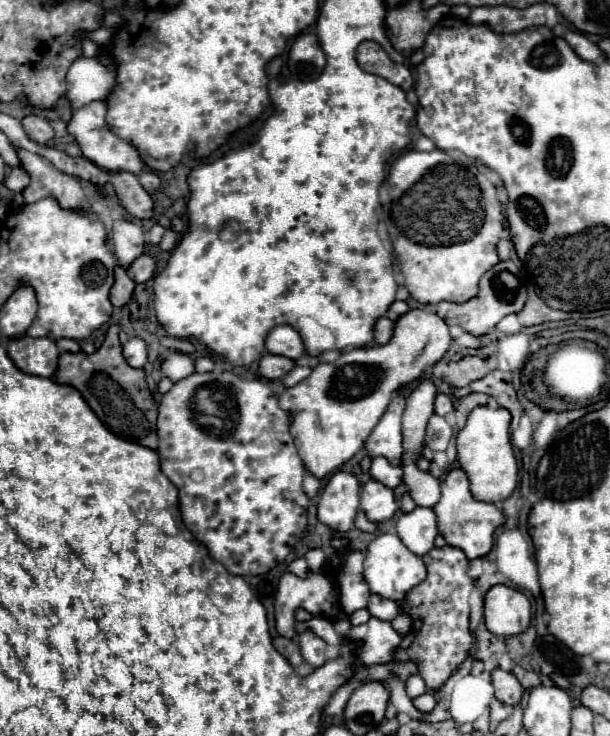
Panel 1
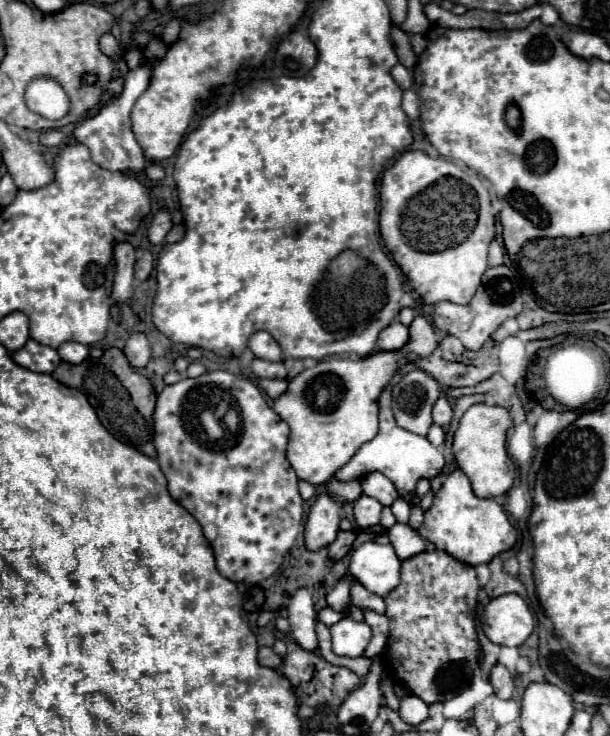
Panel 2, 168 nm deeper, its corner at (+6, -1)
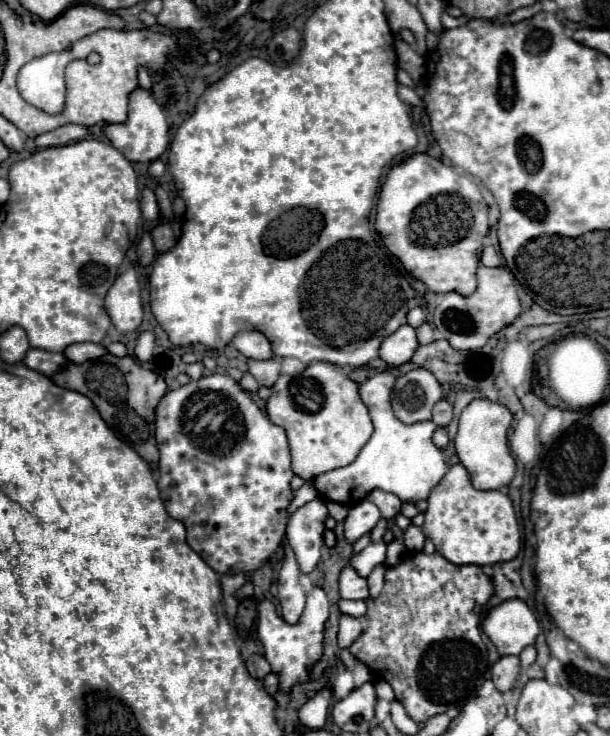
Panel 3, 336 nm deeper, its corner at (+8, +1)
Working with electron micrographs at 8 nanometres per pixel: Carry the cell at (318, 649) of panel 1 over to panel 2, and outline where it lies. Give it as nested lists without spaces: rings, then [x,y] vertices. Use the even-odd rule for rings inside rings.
[[[298,589],[290,599],[288,599],[288,621],[290,621],[290,633],[296,639],[296,643],[306,649],[314,651],[318,647],[316,639],[316,613],[312,605],[312,593],[306,589]]]

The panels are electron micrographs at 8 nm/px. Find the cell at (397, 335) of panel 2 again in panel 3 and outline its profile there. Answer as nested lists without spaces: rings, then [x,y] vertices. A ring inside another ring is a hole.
[[[402,325],[402,327],[398,327],[398,331],[394,331],[390,337],[386,337],[382,341],[380,359],[384,359],[388,365],[398,367],[398,365],[410,361],[416,347],[418,347],[418,341],[416,341],[414,327]]]

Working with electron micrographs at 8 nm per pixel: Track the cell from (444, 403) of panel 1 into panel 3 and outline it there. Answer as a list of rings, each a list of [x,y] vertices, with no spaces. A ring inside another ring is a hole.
[[[446,399],[438,401],[438,403],[434,405],[434,417],[432,417],[432,421],[434,421],[438,427],[446,427],[446,425],[450,423],[450,419],[452,419],[452,405],[450,405]]]

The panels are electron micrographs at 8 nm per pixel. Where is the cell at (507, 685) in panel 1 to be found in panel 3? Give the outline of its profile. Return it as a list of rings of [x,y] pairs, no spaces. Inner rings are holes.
[[[504,655],[500,657],[494,667],[492,667],[492,681],[496,685],[498,691],[508,691],[512,689],[512,683],[516,681],[516,675],[520,671],[520,665],[518,665],[518,657],[516,655]]]

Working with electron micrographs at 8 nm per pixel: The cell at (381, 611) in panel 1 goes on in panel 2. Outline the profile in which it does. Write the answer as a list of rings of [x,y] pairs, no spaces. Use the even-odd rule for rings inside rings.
[[[352,581],[352,585],[350,585],[350,603],[360,607],[360,609],[372,609],[372,611],[378,611],[378,613],[384,613],[384,609],[386,609],[384,599],[374,595],[374,593],[370,593],[358,581]]]

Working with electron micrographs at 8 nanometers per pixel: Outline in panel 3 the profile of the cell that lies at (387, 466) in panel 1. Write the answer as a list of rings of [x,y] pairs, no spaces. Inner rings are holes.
[[[372,489],[366,497],[378,505],[384,519],[392,519],[400,511],[400,505],[402,505],[402,501],[396,495],[380,491],[380,489]]]

